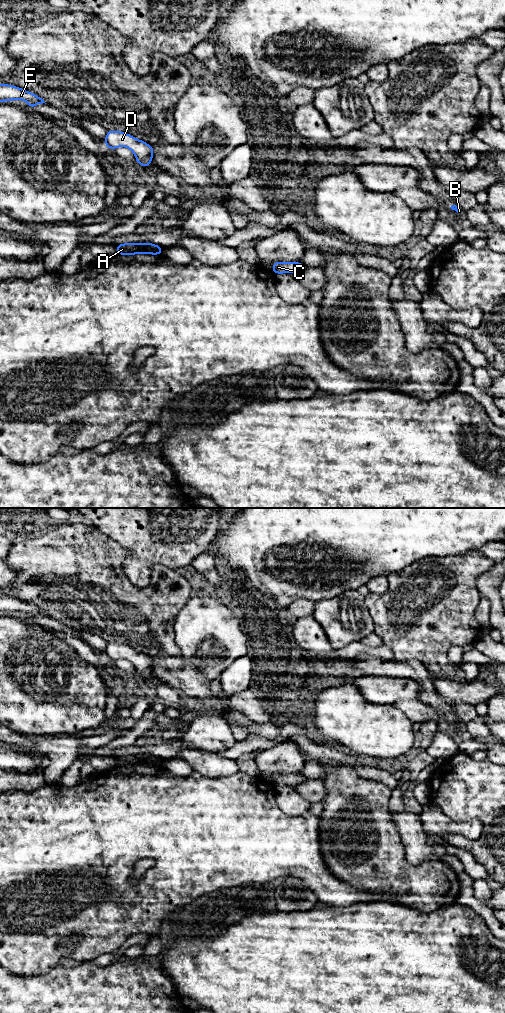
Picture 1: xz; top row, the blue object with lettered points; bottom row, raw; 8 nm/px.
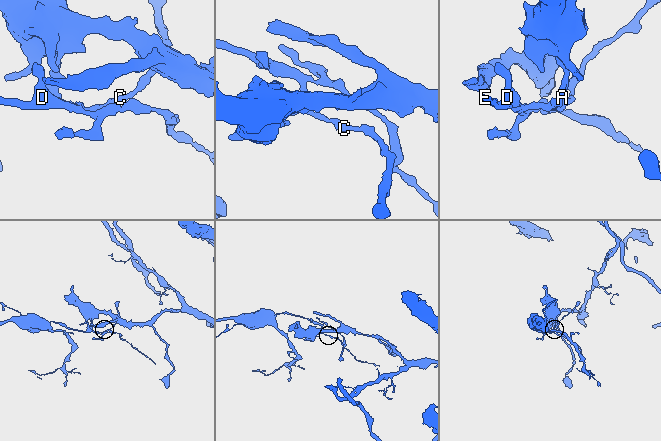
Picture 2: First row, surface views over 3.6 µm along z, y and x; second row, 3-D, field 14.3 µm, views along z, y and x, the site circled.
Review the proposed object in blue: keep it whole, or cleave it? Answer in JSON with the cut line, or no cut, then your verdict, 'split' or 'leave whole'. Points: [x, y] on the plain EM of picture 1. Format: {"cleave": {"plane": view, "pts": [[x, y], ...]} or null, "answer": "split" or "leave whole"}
{"cleave": {"plane": "xz", "pts": [[144, 755], [153, 756]]}, "answer": "split"}

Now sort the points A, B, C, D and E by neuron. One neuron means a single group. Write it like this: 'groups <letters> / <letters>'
groups A B / C D E

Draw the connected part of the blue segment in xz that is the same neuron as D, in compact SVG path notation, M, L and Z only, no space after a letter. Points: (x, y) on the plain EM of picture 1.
M108 642L104 655L105 659L111 662L119 659L130 661L135 668L136 675L142 677L144 680L147 680L153 672L154 660L150 656L126 644Z

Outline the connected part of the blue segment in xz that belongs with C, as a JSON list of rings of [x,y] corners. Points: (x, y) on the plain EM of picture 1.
[[[274,774],[271,784],[275,786],[284,786],[284,785],[298,785],[304,782],[307,778],[300,774]]]

